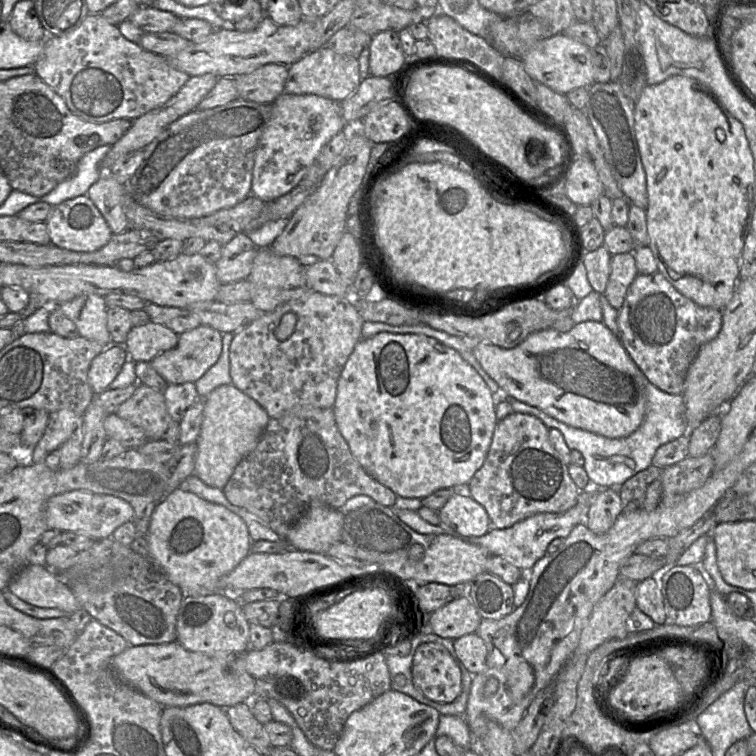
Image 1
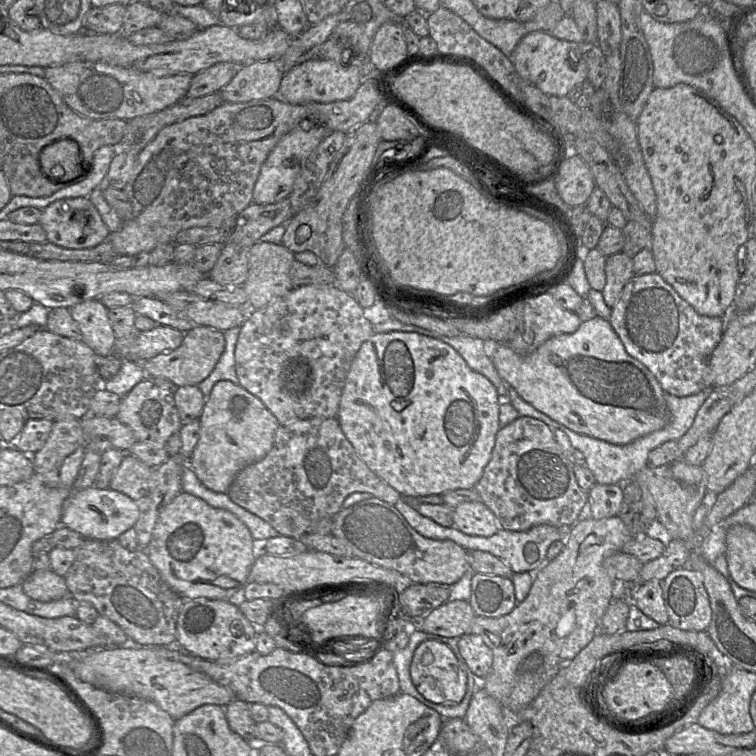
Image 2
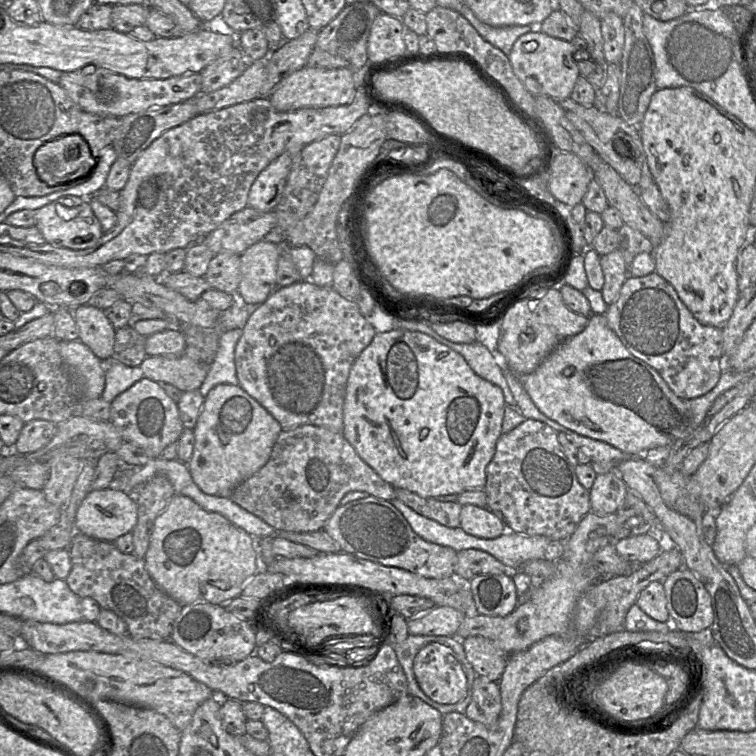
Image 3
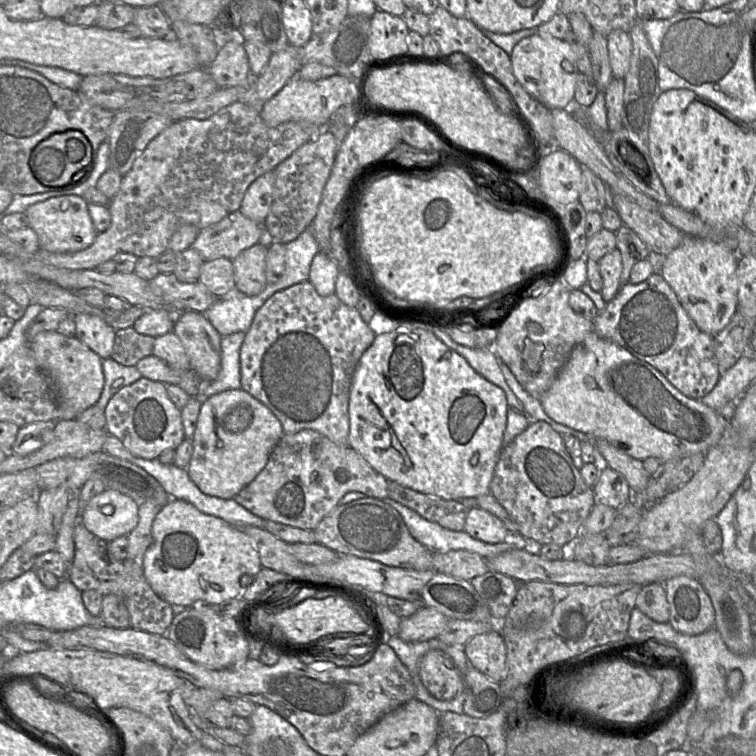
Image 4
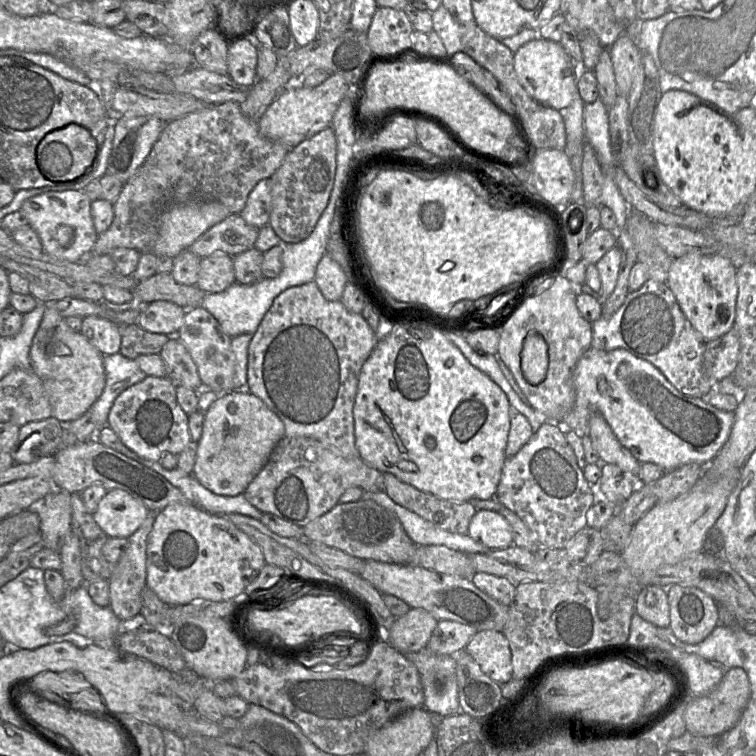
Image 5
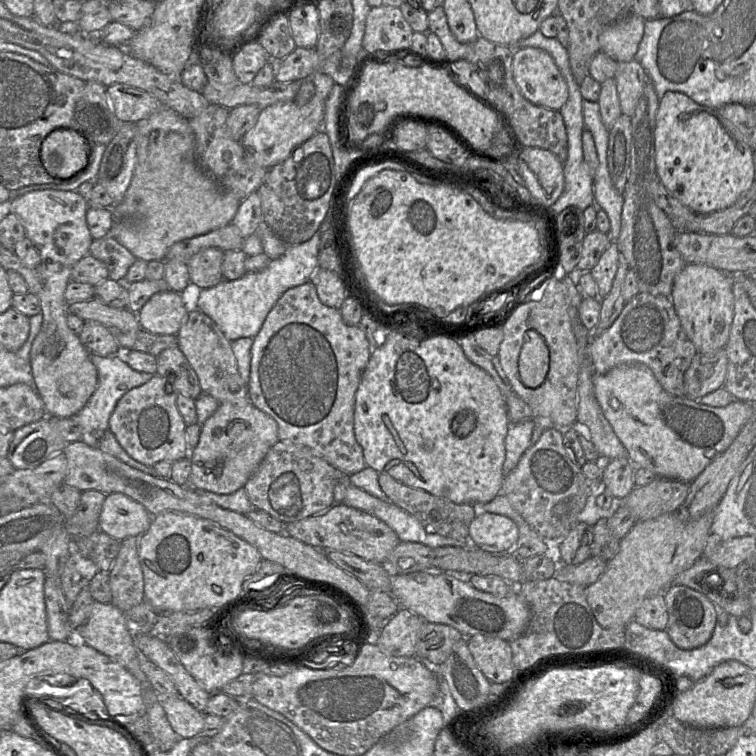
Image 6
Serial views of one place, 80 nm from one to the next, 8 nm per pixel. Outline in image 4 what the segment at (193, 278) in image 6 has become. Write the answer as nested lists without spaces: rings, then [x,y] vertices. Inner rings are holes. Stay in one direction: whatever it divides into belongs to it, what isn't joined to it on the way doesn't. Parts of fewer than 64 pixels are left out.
[[[227,258],[205,261],[201,267],[199,282],[215,297],[224,297],[237,292],[233,261]]]

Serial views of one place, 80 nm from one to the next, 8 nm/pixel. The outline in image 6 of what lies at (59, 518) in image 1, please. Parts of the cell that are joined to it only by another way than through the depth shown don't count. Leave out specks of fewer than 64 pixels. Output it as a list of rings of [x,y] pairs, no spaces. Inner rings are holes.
[[[122,493],[108,494],[99,516],[99,530],[114,539],[142,536],[150,527],[152,515],[147,509]]]

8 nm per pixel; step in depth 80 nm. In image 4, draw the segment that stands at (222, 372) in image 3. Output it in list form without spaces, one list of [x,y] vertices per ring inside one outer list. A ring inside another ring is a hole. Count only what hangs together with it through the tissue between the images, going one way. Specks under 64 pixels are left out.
[[[236,332],[221,339],[221,369],[217,378],[204,383],[202,395],[205,399],[226,390],[241,389],[240,349],[246,332]]]

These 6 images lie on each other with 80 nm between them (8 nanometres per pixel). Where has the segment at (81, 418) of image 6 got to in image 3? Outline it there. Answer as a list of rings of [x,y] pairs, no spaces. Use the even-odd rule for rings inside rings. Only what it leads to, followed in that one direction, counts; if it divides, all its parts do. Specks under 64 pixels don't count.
[[[118,361],[106,364],[105,376],[105,388],[102,398],[109,403],[112,403],[117,396],[144,378],[140,366],[129,367]]]

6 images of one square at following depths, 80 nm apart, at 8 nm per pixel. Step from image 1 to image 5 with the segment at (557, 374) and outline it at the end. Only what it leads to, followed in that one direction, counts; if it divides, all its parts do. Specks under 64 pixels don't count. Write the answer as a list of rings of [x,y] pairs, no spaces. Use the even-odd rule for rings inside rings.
[[[591,347],[577,362],[573,383],[576,401],[572,411],[561,420],[563,426],[587,434],[591,414],[599,412],[619,442],[639,463],[654,463],[664,472],[690,463],[707,466],[728,440],[734,423],[734,412],[719,410],[705,399],[684,395],[655,366],[625,349],[603,351]]]

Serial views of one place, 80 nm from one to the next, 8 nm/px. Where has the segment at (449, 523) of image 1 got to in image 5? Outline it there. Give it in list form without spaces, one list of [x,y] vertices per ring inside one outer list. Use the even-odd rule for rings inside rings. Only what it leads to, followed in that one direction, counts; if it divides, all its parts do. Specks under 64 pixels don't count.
[[[477,510],[469,523],[468,535],[489,550],[513,545],[511,526],[497,511]]]

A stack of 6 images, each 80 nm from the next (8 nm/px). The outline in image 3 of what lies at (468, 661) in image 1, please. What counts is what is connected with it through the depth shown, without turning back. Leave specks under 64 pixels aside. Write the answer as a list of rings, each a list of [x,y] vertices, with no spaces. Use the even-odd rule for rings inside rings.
[[[482,636],[462,640],[467,660],[477,675],[490,681],[499,681],[507,664],[508,655]]]

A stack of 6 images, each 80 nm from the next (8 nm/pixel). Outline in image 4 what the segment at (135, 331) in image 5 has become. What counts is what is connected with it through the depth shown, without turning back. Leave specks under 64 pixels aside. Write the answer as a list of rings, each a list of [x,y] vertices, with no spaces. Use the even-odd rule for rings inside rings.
[[[133,327],[117,330],[111,358],[124,366],[136,366],[141,359],[153,354],[154,342],[154,337],[141,335]]]

